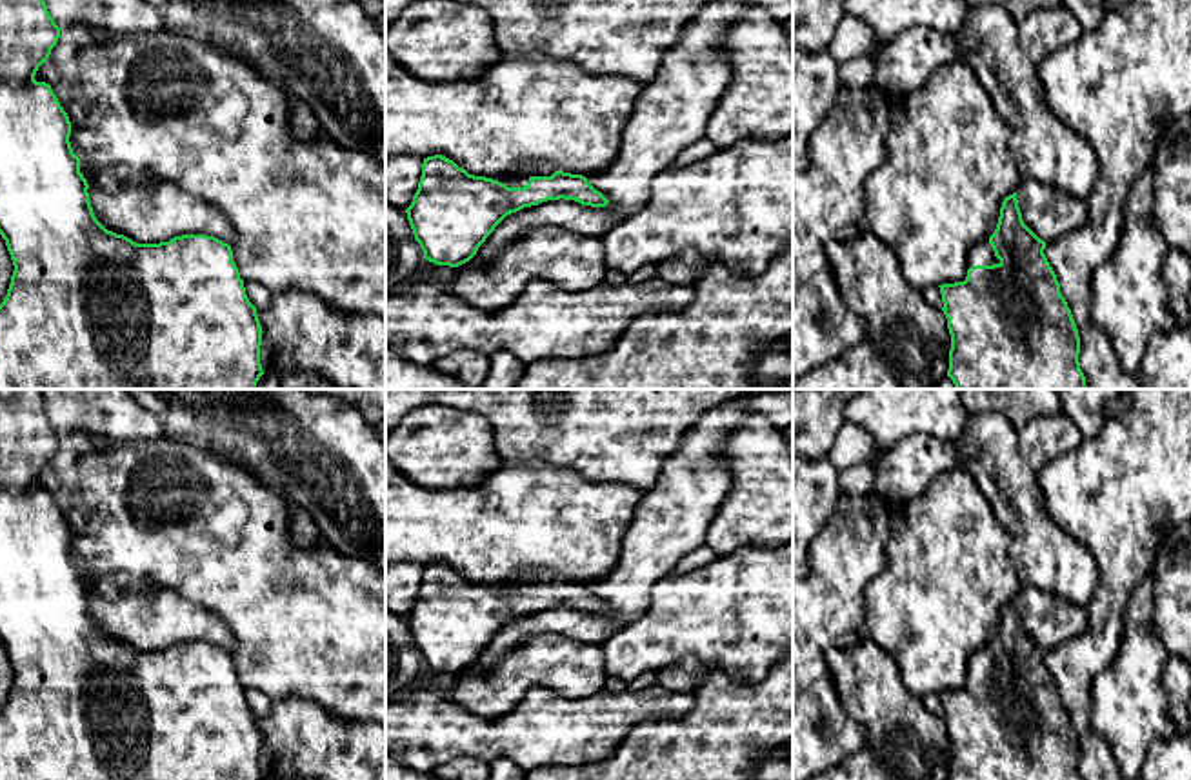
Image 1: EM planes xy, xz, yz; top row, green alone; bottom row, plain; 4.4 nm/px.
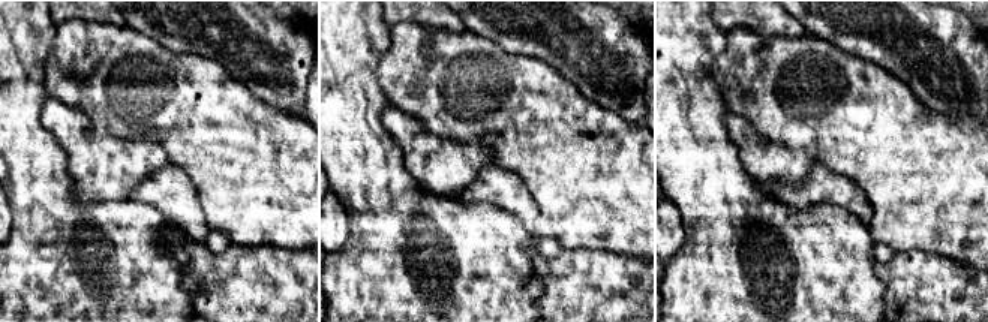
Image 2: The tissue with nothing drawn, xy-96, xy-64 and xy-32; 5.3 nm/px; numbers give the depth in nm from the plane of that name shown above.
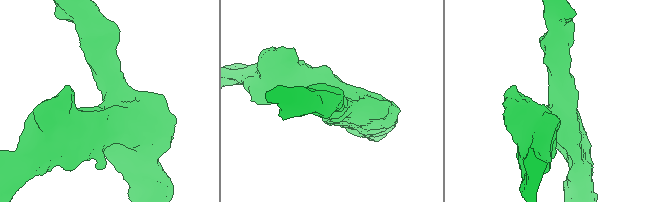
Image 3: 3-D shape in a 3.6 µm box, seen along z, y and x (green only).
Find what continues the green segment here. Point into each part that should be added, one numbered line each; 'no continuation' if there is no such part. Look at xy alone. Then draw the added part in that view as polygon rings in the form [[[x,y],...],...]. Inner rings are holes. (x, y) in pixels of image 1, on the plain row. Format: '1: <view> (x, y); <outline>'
no continuation

